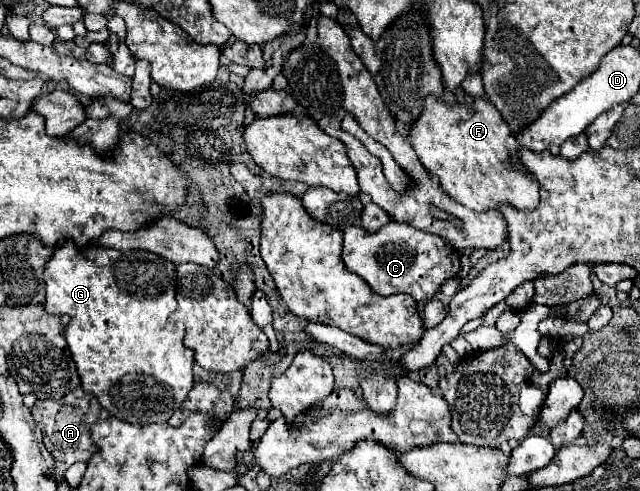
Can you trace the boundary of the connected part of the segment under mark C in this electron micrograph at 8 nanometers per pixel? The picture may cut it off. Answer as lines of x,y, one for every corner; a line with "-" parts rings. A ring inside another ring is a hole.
389,222
375,234
365,232
361,226
347,228
341,258
347,270
361,276
373,292
381,296
403,292
417,302
433,298
441,284
459,272
459,254
445,238
397,222

